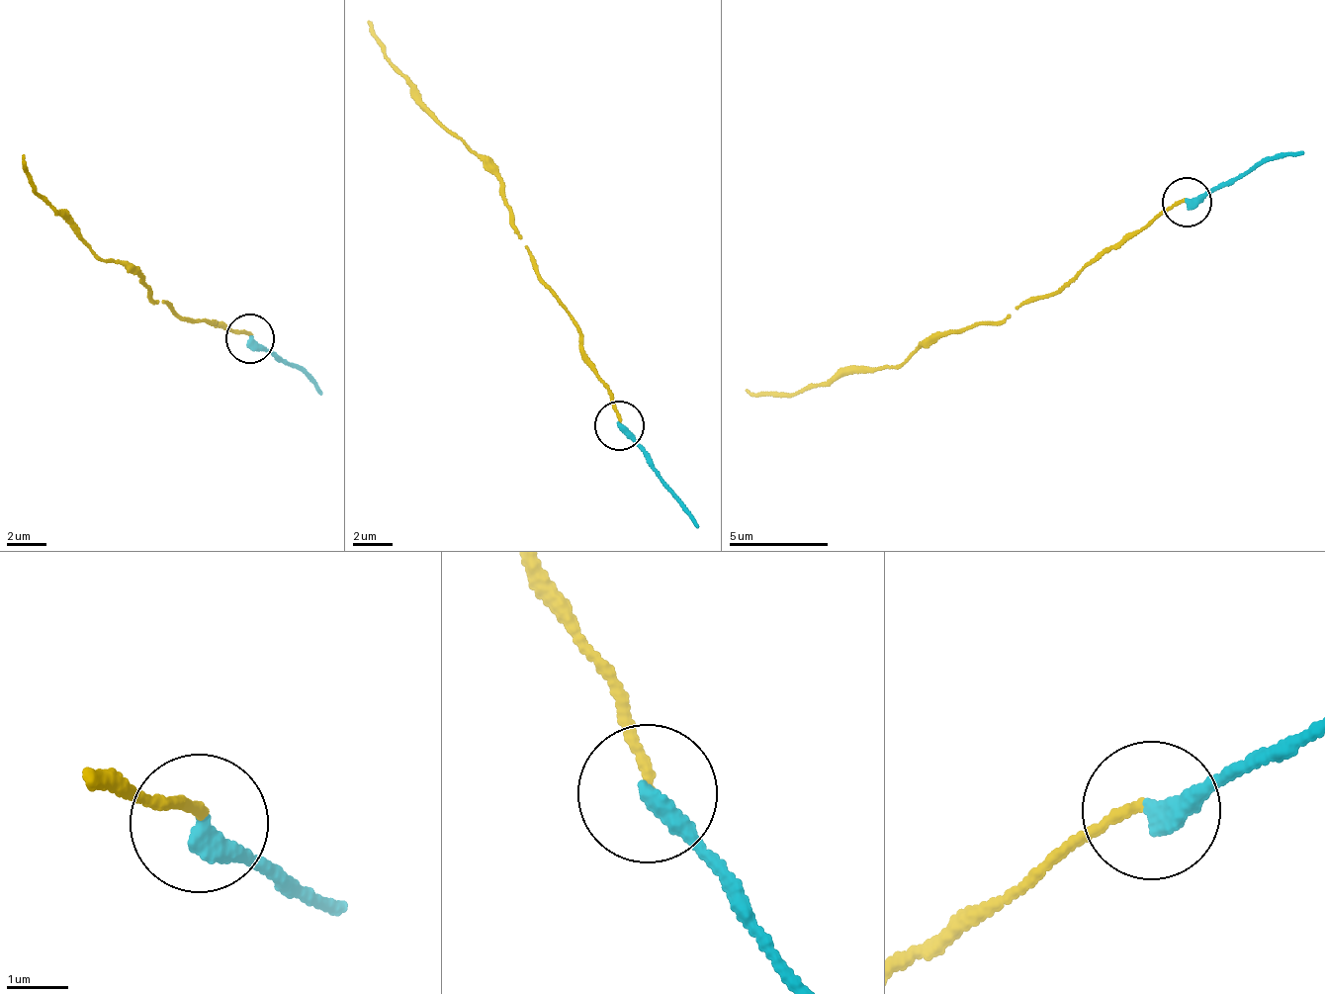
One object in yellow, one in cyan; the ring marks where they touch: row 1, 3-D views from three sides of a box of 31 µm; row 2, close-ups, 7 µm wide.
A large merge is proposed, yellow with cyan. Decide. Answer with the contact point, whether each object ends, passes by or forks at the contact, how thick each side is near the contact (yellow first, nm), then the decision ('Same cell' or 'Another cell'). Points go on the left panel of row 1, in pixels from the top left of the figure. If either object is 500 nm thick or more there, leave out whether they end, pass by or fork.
Place: (250, 338). At the ring yellow ends. At the ring cyan ends. Thickness 140 nm (yellow) against 360 nm. Same cell

